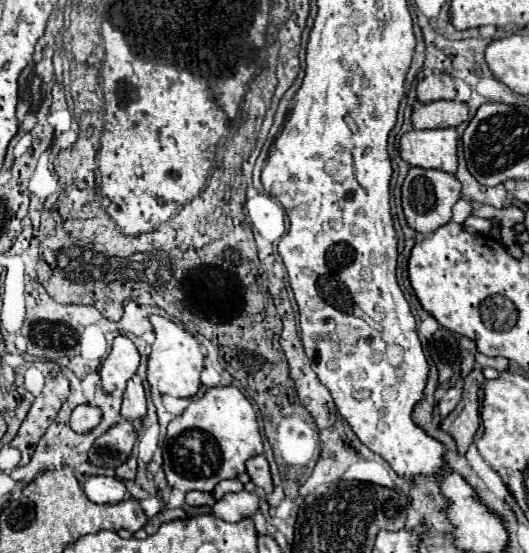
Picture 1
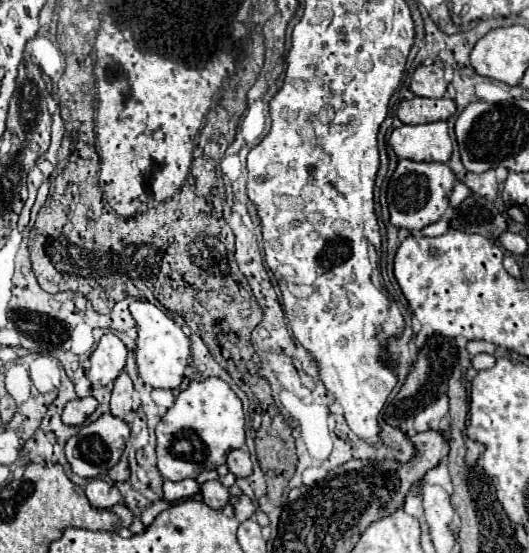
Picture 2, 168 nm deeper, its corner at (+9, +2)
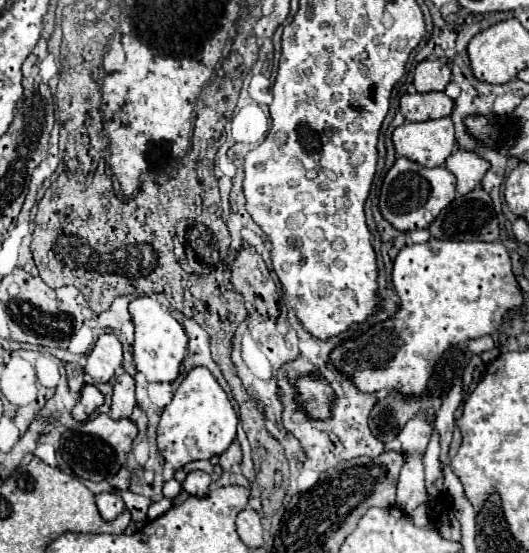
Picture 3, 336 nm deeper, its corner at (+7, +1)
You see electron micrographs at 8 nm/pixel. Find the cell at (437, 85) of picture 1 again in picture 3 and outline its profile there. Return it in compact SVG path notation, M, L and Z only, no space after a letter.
M424 60L414 70L414 88L420 94L442 92L450 80L450 66L440 60Z

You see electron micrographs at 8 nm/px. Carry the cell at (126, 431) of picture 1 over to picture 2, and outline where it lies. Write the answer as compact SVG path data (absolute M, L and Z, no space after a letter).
M104 413L100 419L80 427L80 431L72 439L68 439L68 443L66 443L66 459L68 459L70 467L72 467L72 471L76 475L80 475L80 477L86 477L86 479L104 477L118 463L118 459L122 457L128 437L130 437L128 423L114 417L114 415L110 415L110 413Z

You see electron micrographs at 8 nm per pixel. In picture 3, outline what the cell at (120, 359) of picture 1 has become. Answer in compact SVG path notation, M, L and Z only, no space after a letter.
M102 334L88 354L88 362L84 366L86 374L94 382L108 382L112 380L116 368L122 366L122 344L114 334Z

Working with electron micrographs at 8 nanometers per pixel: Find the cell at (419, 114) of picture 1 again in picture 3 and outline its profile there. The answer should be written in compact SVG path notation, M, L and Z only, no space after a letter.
M444 92L404 94L400 98L400 112L408 122L424 122L450 116L454 102Z

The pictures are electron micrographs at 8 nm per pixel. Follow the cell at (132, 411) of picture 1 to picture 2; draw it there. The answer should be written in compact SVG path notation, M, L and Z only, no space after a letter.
M122 371L114 381L112 399L110 399L110 413L114 417L124 417L128 411L132 411L132 393L134 393L132 381L128 373Z

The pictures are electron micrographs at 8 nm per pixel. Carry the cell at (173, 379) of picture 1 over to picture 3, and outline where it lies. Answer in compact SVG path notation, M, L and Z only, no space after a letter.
M138 296L130 302L130 314L136 328L136 338L132 346L136 370L146 376L148 382L174 382L180 374L180 364L184 360L188 338L182 324L170 314L166 306L150 296Z

